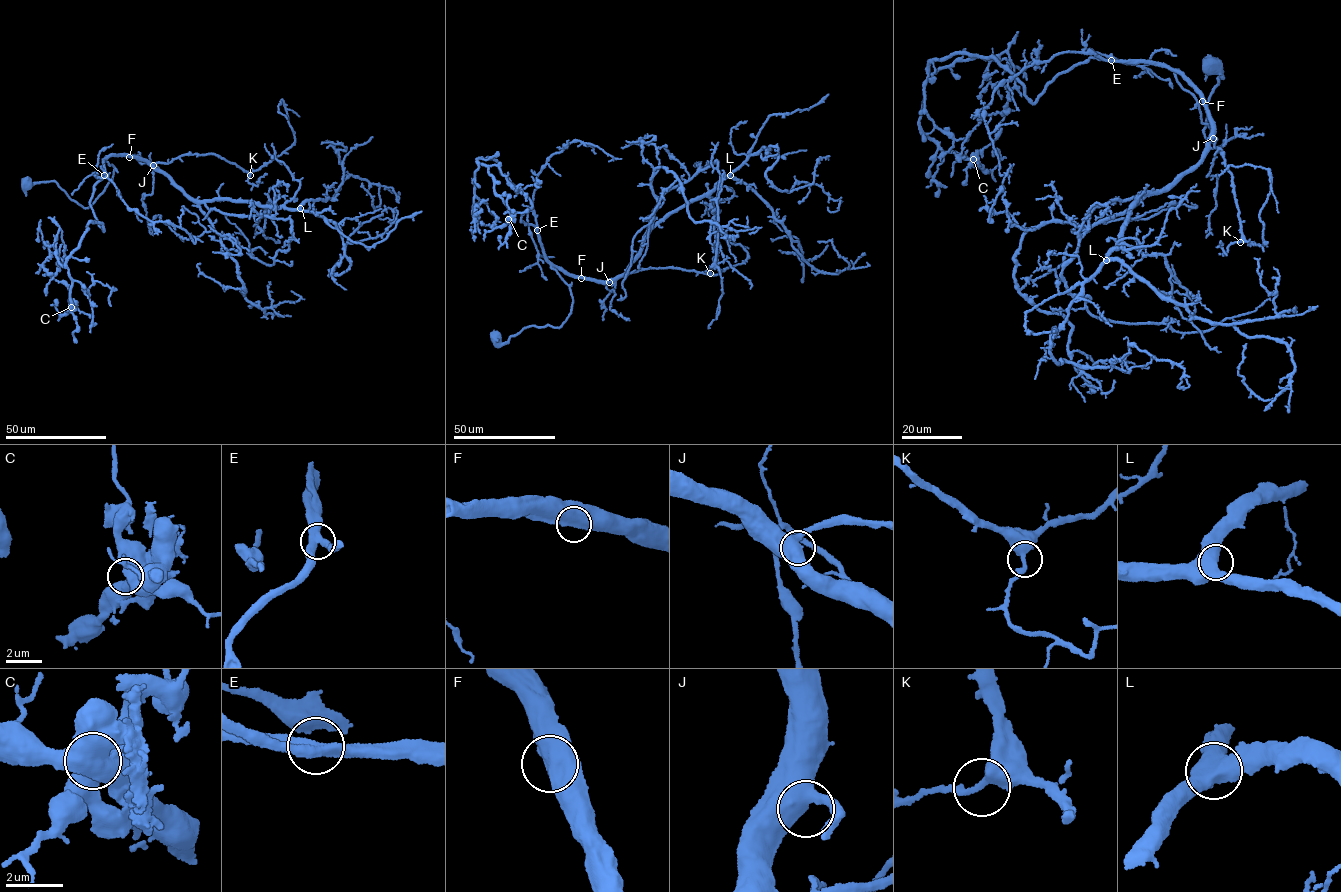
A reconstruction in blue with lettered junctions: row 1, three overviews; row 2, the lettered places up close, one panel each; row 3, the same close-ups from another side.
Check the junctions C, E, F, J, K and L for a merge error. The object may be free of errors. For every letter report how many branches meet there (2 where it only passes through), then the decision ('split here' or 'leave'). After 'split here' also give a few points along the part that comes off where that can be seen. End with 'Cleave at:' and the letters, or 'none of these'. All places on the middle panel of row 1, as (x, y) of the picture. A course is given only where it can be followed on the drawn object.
C: branches 2; leave
E: branches 3; leave
F: branches 1; leave
J: branches 2; leave
K: branches 2; leave
L: branches 3; leave
Cleave at: none of these

